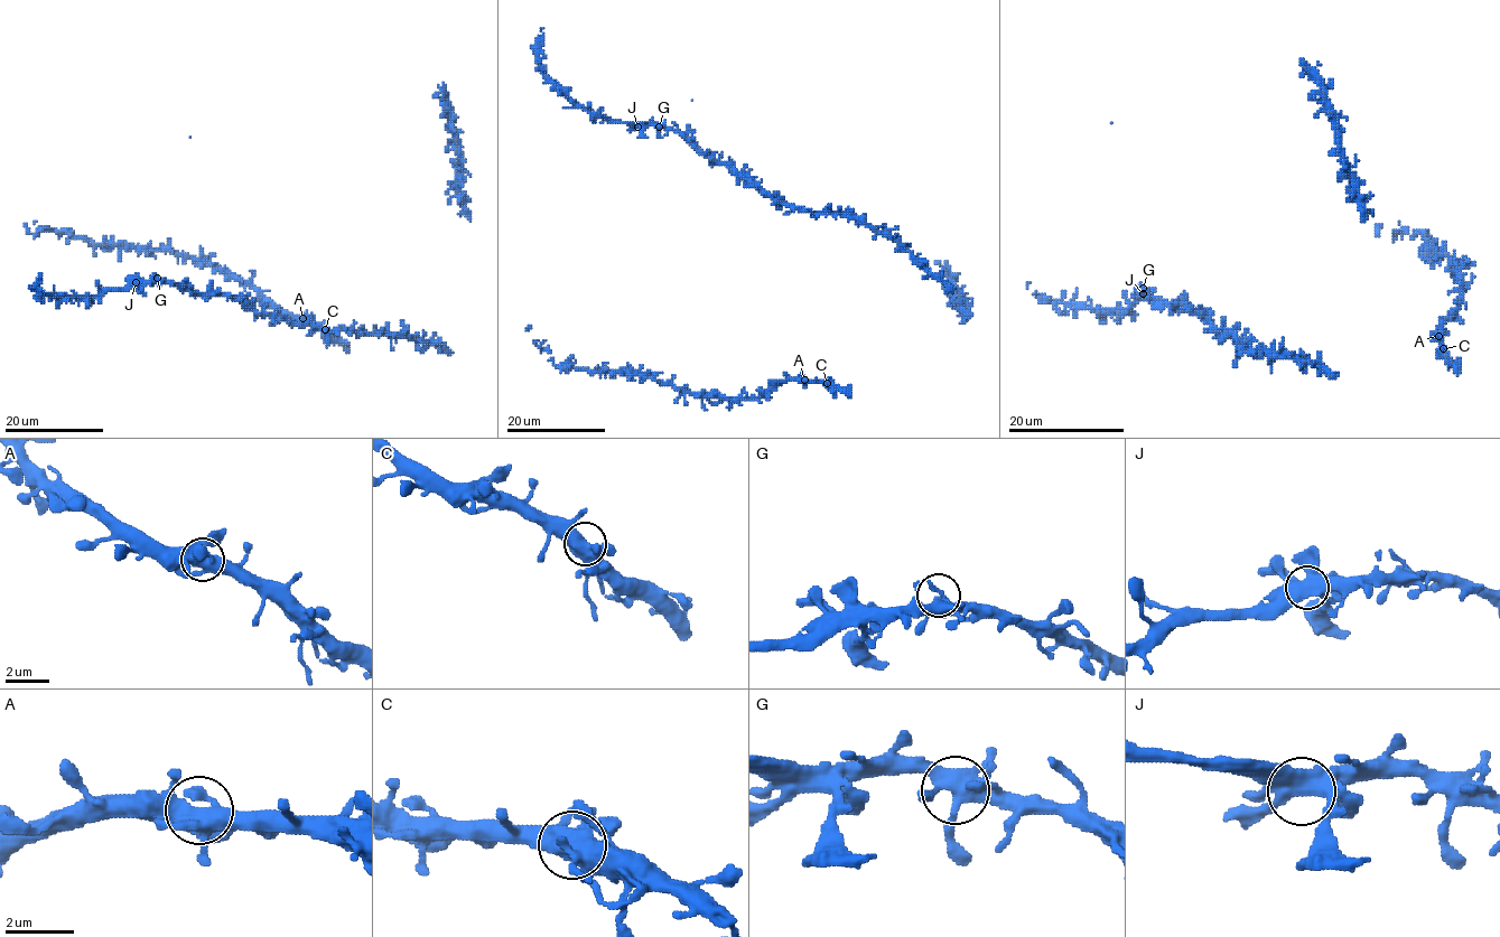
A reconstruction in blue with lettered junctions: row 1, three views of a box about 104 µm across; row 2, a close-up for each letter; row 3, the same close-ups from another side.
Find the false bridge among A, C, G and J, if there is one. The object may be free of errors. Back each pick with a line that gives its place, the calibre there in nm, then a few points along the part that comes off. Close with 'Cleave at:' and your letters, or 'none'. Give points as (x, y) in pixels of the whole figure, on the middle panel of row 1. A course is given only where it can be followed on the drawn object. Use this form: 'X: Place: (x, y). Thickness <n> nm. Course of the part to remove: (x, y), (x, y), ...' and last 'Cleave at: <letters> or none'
J: Place: (637, 127). Thickness 550 nm
Cleave at: J

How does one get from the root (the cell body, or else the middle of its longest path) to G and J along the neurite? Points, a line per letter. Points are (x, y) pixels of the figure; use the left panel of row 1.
G: (422, 350), (425, 343), (406, 336), (291, 324), (261, 316), (225, 294), (197, 294), (157, 278)
J: (422, 350), (425, 343), (406, 336), (314, 328), (261, 316), (225, 294), (197, 294), (173, 281), (136, 282)

